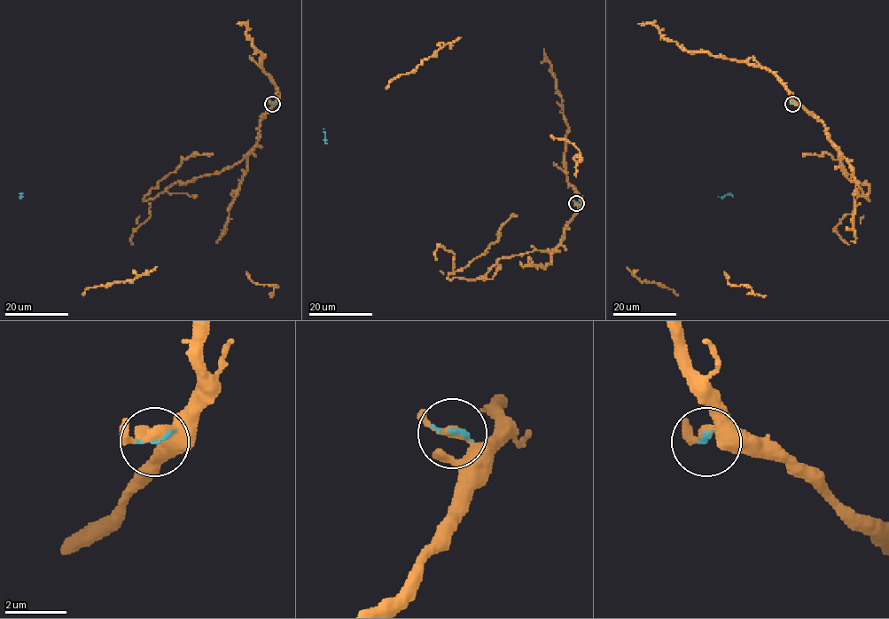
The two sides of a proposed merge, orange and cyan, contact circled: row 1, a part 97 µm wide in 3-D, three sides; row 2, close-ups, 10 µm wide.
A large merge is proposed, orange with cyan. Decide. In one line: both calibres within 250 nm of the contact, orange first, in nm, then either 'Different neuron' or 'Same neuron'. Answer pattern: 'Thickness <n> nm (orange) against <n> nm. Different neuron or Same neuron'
Thickness 240 nm (orange) against 110 nm. Same neuron

